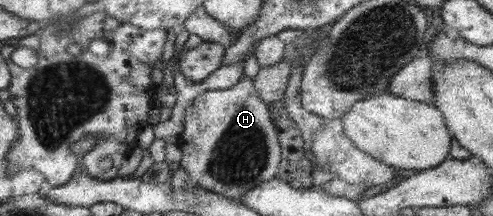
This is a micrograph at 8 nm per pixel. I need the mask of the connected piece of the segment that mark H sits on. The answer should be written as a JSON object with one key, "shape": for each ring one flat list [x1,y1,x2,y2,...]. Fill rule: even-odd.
{"shape":[[244,74,236,85,229,89,200,93,192,101,192,105,186,108,182,128,183,131,177,143,181,151,177,166,188,174,189,180,198,188,233,200,240,199,259,183,267,182,275,177,278,162,281,160,281,149,276,133,272,129,272,121,268,117,268,107,264,105,264,101,260,100,254,81]]}

